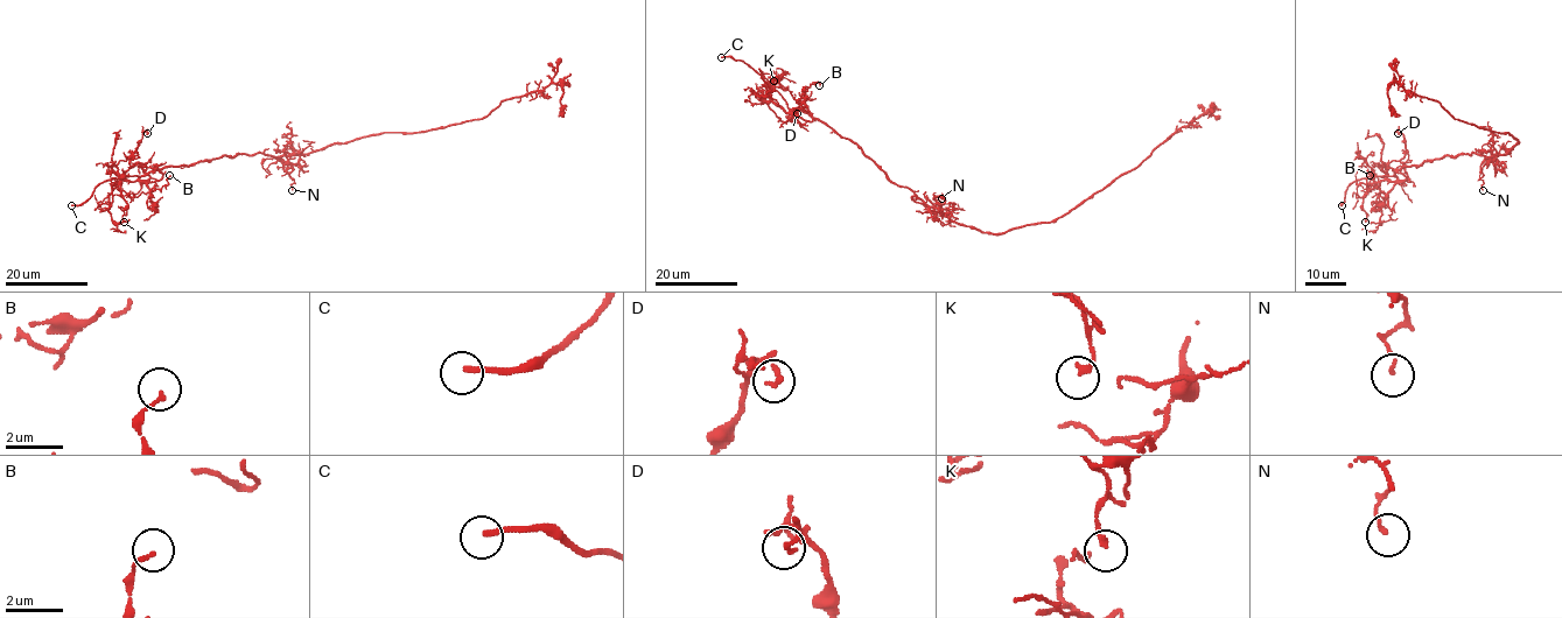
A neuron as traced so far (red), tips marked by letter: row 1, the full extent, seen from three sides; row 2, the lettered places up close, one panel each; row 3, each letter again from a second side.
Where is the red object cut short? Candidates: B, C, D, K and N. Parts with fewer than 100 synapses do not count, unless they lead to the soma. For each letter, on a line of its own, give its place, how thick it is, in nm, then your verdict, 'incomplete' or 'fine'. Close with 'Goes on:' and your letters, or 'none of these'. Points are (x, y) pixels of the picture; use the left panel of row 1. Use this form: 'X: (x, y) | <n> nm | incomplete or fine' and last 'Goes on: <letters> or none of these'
B: (169, 175) | 130 nm | fine
C: (71, 205) | 190 nm | incomplete
D: (147, 133) | 130 nm | fine
K: (124, 222) | 200 nm | fine
N: (292, 190) | 120 nm | fine
Goes on: C

